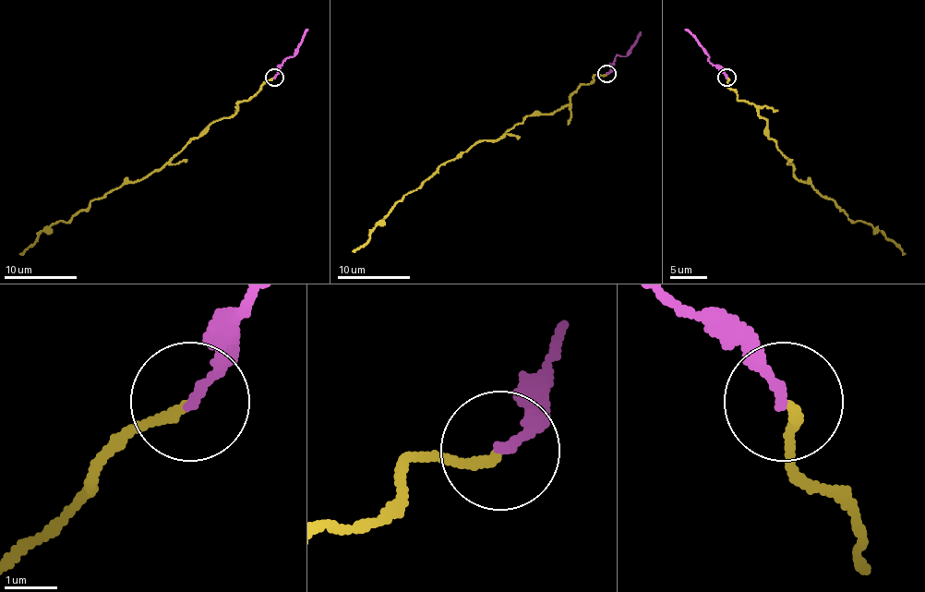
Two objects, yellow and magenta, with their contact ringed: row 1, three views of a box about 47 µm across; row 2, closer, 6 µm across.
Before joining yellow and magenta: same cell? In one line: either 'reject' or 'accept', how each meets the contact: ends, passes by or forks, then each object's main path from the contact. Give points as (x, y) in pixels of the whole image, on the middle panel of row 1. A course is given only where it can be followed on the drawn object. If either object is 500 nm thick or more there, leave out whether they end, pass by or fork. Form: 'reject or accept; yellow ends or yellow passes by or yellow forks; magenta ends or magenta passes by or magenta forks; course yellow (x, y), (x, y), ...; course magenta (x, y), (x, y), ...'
accept; yellow ends; magenta ends; course yellow (607, 75), (582, 84), (565, 106), (533, 113), (499, 138), (473, 144), (439, 166), (353, 251); course magenta (607, 73), (618, 54), (626, 56), (630, 51), (640, 31)

